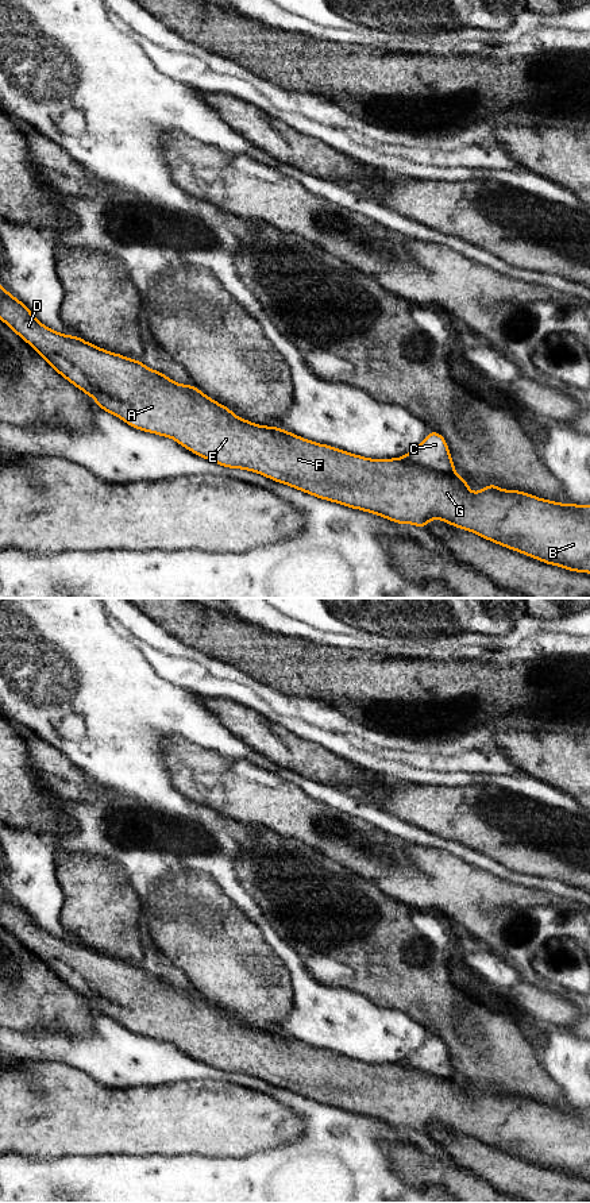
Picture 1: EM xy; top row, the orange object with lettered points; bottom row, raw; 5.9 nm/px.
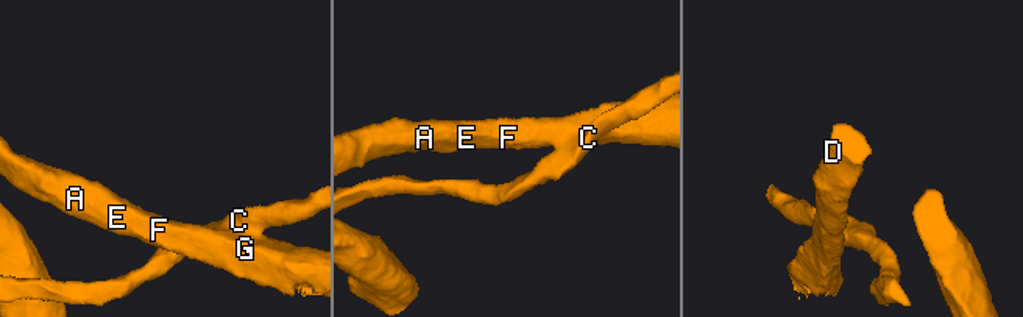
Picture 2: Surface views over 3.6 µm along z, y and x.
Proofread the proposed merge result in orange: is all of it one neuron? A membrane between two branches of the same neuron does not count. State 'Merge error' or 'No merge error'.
Merge error

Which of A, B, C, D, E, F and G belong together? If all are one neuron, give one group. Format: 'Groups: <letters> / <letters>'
Groups: A B D E F G / C

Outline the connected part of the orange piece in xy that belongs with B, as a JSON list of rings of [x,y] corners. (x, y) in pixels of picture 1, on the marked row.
[[[0,285],[0,320],[26,340],[65,379],[96,398],[96,406],[104,409],[131,427],[174,439],[193,454],[230,469],[243,469],[262,474],[311,496],[339,502],[344,506],[379,514],[397,524],[409,523],[425,528],[428,521],[439,518],[464,531],[475,532],[493,543],[539,559],[547,564],[590,574],[590,506],[572,502],[558,504],[518,490],[501,490],[495,483],[473,494],[468,483],[455,473],[441,474],[423,466],[397,459],[367,459],[339,448],[319,444],[282,428],[257,425],[232,413],[193,385],[180,385],[165,374],[151,370],[142,360],[105,351],[81,338],[68,336],[39,323],[28,308]]]

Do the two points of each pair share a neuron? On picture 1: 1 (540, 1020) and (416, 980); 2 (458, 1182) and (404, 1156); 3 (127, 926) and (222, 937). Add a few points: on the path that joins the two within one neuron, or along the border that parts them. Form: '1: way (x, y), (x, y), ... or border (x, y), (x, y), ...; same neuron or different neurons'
1: border (516, 1011), (527, 1024); different neurons
2: way (444, 1172), (417, 1168); same neuron
3: border (141, 903), (147, 937); different neurons

